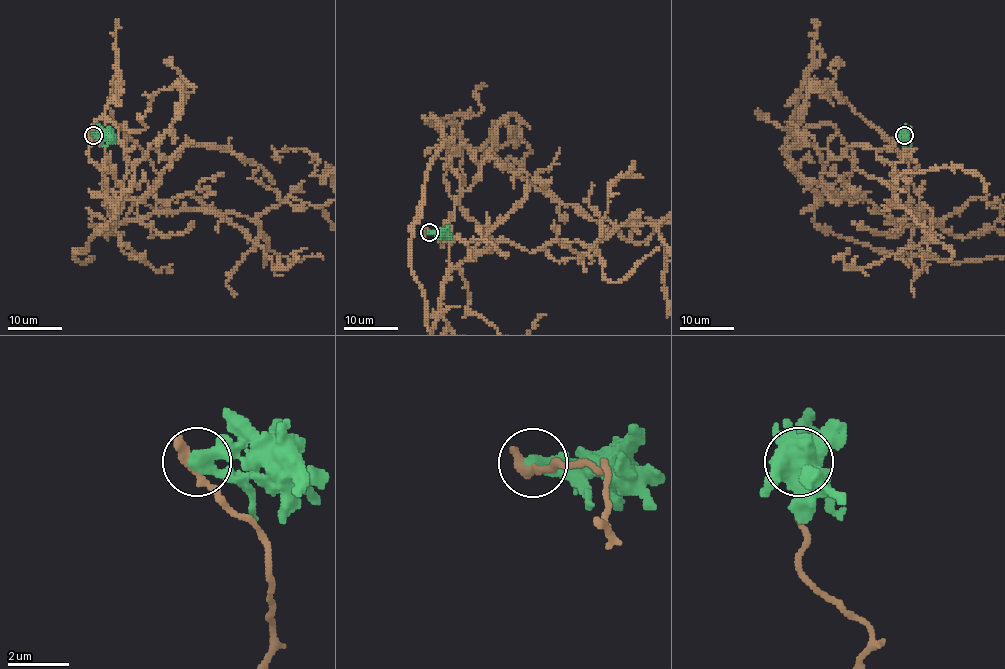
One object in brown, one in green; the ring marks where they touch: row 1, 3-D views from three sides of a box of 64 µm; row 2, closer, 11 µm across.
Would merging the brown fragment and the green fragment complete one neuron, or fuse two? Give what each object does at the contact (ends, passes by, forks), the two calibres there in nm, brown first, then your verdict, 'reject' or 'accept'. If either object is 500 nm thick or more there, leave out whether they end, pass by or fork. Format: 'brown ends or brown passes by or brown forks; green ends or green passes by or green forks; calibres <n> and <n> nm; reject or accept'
brown ends; green ends; calibres 420 and 480 nm; reject

